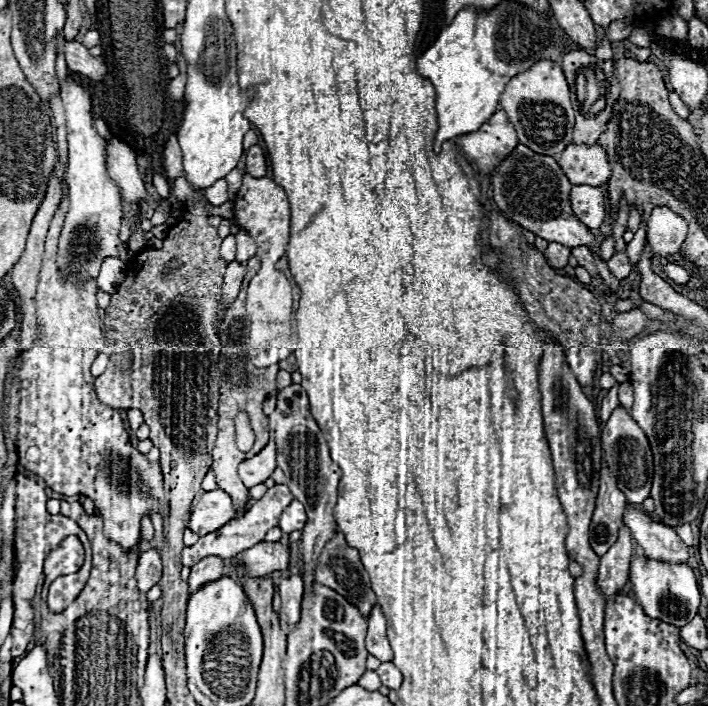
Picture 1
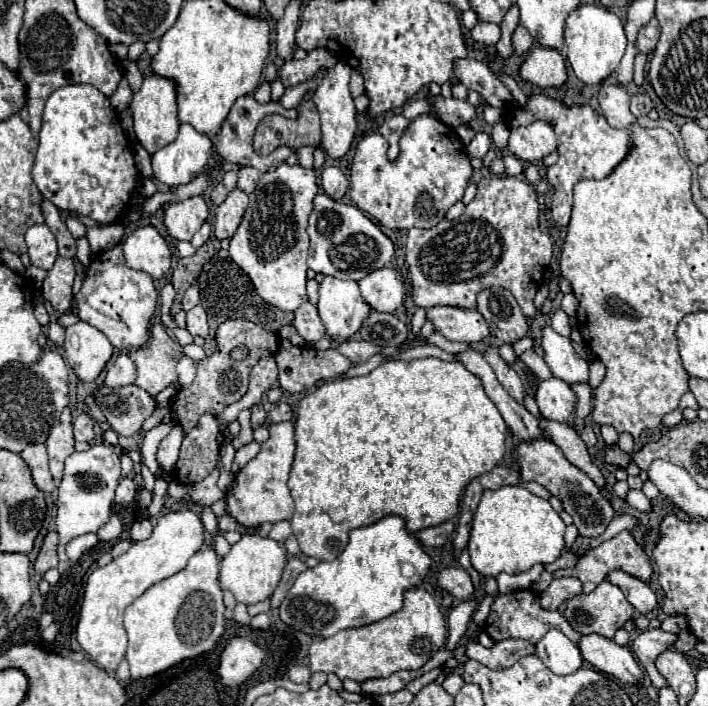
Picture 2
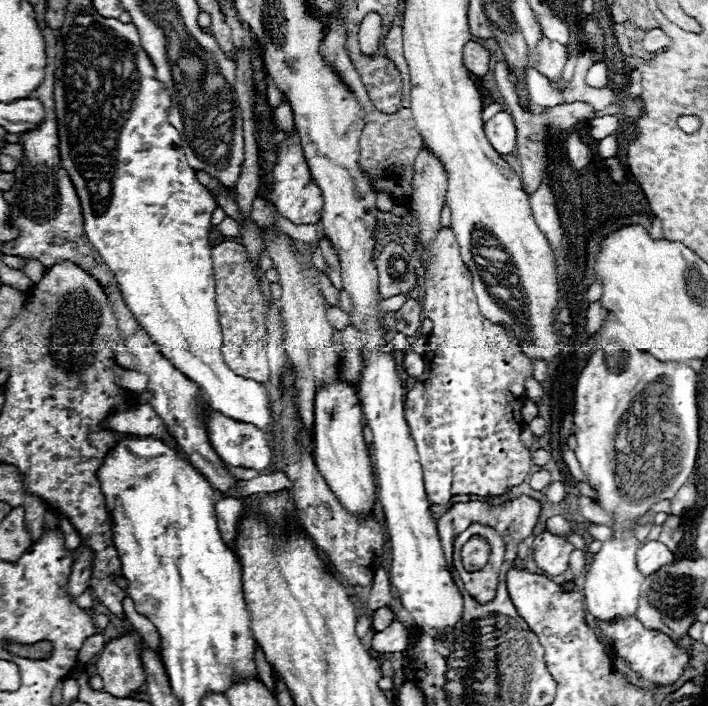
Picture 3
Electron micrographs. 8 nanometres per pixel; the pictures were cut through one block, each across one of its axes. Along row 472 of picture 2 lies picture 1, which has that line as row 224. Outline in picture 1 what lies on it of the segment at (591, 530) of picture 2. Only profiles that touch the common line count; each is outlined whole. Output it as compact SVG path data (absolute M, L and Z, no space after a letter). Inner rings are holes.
M518 144L516 150L494 172L492 188L494 188L494 202L498 204L500 212L506 214L510 220L518 222L520 226L524 226L526 230L534 232L536 236L548 242L560 242L568 248L578 246L594 248L596 236L574 216L570 204L572 184L562 172L560 164L554 160L554 156L536 154L524 144Z

